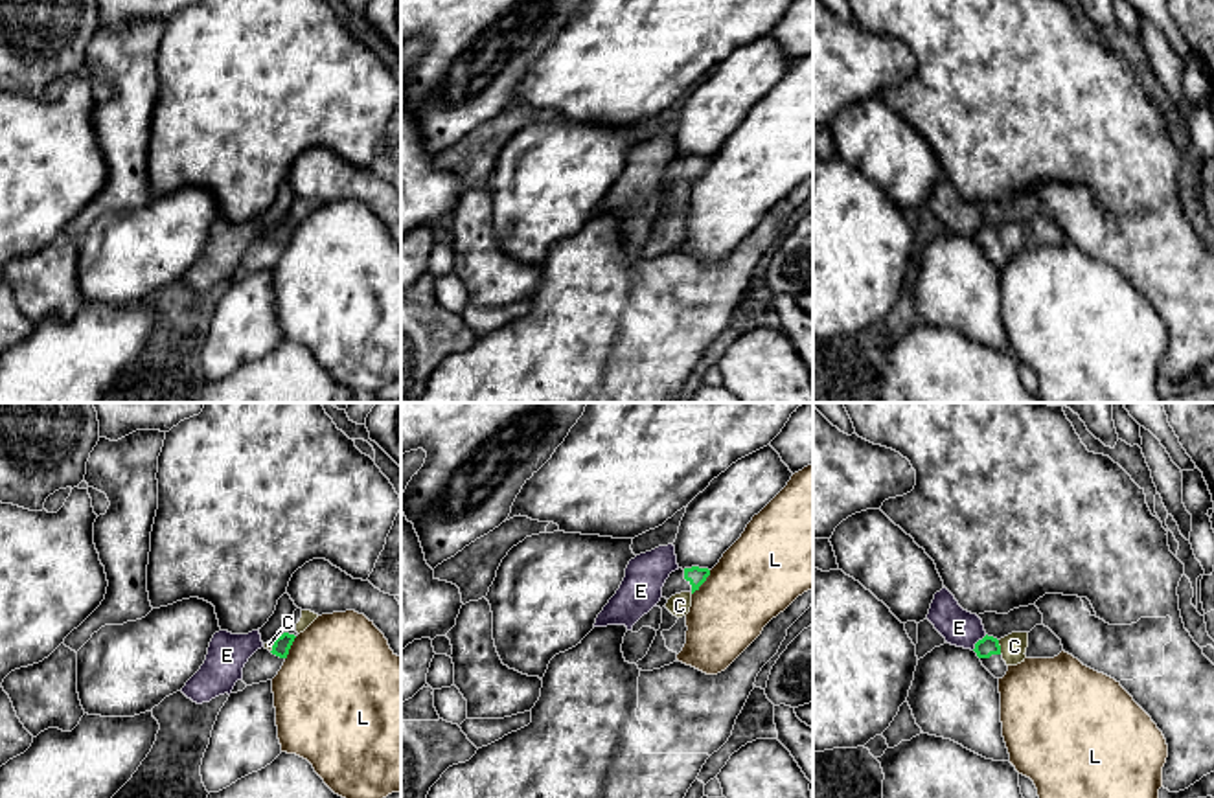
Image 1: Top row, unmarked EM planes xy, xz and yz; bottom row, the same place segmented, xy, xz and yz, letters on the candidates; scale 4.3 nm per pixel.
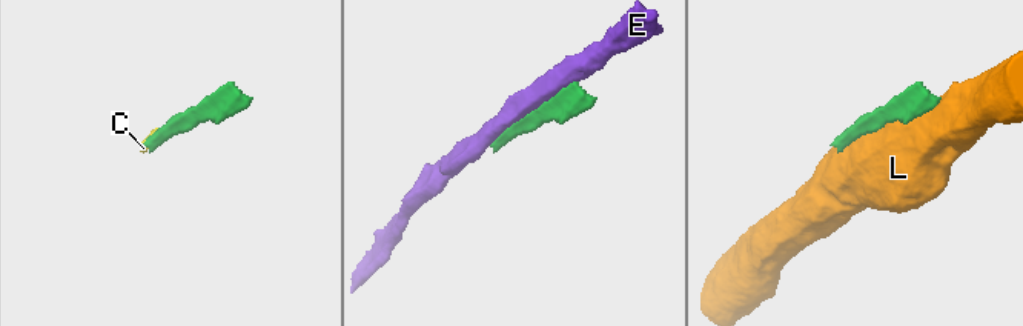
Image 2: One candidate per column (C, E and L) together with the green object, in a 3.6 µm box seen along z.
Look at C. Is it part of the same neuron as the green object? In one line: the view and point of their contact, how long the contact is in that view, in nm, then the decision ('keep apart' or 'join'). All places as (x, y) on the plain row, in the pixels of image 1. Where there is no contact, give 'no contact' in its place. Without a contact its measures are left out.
contact yz (999, 236); length 70 nm; join

